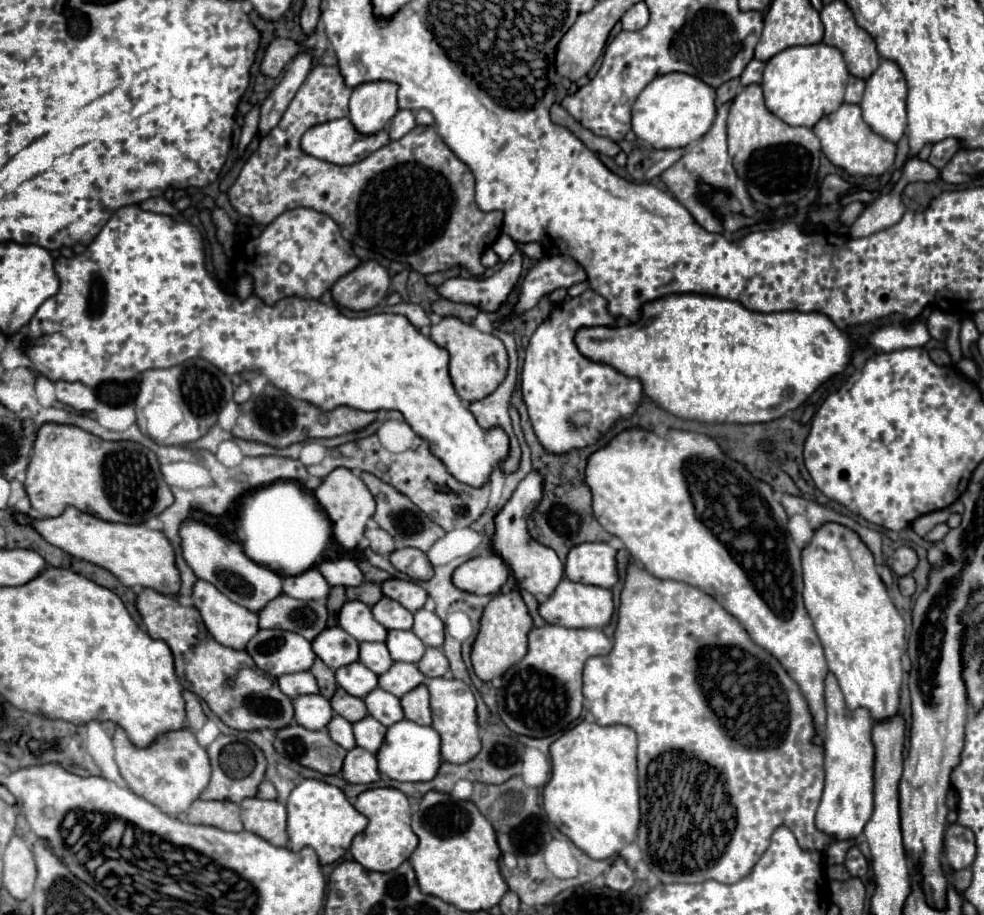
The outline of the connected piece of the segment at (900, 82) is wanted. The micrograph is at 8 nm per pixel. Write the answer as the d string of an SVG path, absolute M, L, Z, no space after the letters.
M882 59L880 61L880 67L866 81L864 99L860 103L864 121L876 133L884 135L888 141L894 141L894 143L898 143L900 137L906 131L906 91L908 91L906 79L904 79L904 73L900 71L900 67L896 67L896 63L892 63L890 59Z

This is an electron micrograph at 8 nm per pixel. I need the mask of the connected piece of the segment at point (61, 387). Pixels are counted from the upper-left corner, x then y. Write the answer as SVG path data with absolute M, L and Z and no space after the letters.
M56 381L56 399L74 407L76 411L92 411L96 409L96 395L84 383L64 383Z

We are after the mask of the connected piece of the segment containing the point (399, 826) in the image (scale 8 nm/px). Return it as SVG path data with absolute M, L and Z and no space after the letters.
M392 787L368 789L358 795L354 807L362 815L366 815L370 821L368 827L360 835L354 837L352 847L350 847L352 857L362 867L366 867L368 871L386 873L386 871L396 869L400 863L404 863L412 855L412 851L418 845L418 837L410 829L410 803L402 791L392 789Z

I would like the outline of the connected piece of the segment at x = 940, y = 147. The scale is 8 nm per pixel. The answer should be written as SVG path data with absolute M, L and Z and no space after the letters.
M948 137L948 139L942 139L942 141L934 143L934 145L932 145L932 153L930 153L930 157L928 157L930 165L934 165L934 167L944 167L960 147L962 147L962 143L960 143L960 139L956 139L956 137Z

